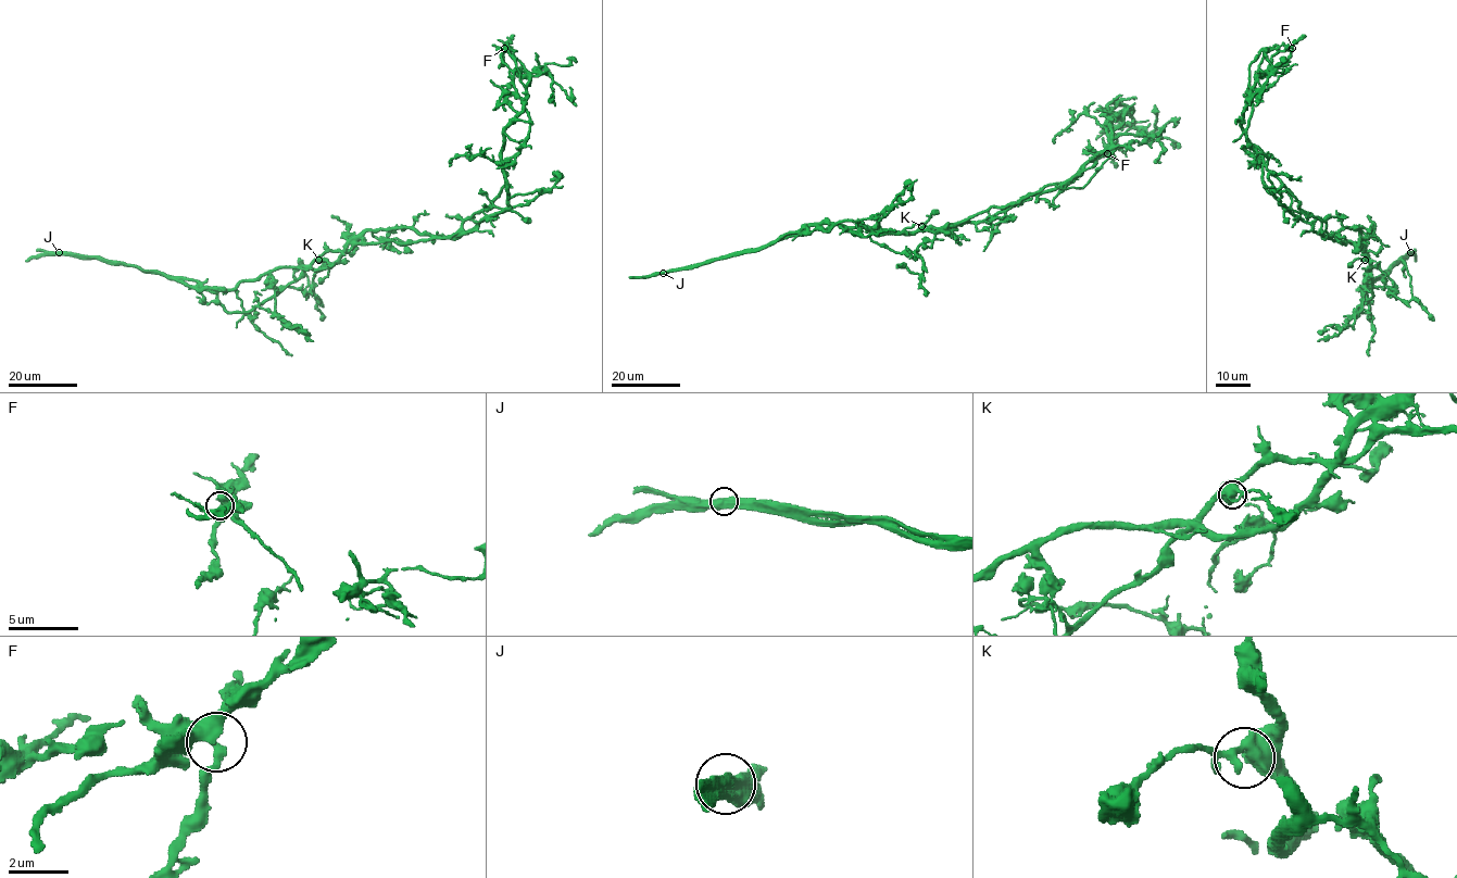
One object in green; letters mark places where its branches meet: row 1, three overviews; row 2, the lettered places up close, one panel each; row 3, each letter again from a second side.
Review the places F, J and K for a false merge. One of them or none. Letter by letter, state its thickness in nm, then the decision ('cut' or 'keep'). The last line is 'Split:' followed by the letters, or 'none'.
F: 400 nm thick; keep
J: 480 nm thick; cut
K: 550 nm thick; keep
Split: J

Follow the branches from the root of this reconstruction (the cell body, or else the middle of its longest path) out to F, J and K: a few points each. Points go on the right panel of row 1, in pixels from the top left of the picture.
F: (1352, 242), (1322, 236), (1321, 222), (1300, 208), (1241, 126), (1250, 89), (1273, 54), (1292, 48)
J: (1352, 242), (1364, 247), (1372, 265), (1366, 271), (1361, 289), (1401, 256), (1410, 252)
K: (1352, 242), (1364, 247), (1368, 255), (1365, 260)

